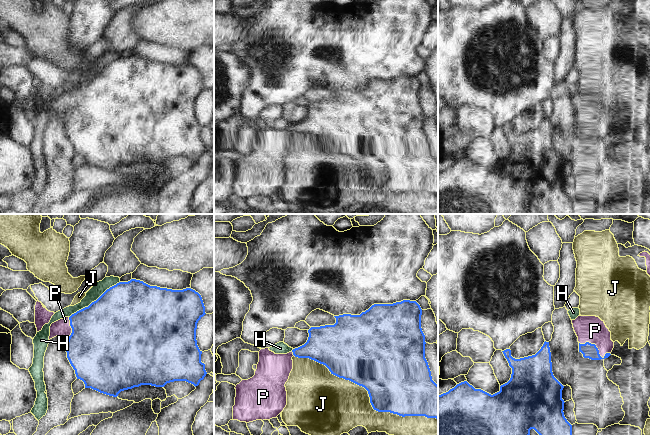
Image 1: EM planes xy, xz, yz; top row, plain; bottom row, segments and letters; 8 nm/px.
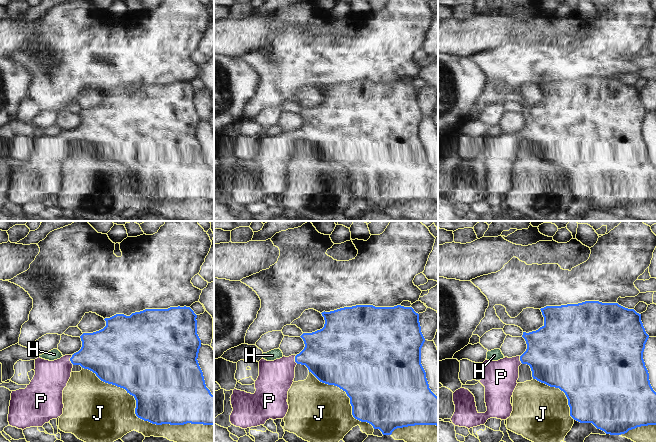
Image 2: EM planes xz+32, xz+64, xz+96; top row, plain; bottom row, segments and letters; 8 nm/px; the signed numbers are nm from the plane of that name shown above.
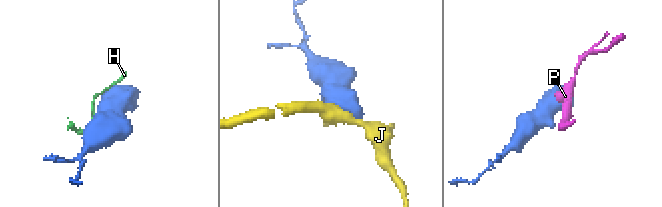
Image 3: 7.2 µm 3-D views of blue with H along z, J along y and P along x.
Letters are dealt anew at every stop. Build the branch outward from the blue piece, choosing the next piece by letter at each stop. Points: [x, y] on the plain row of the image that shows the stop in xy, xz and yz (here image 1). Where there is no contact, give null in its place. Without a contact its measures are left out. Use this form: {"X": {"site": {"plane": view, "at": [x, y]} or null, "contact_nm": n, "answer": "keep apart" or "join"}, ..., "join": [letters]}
{"H": {"site": {"plane": "xy", "at": [94, 77]}, "contact_nm": 500, "answer": "keep apart"}, "J": {"site": {"plane": "xz", "at": [369, 171]}, "contact_nm": 1250, "answer": "keep apart"}, "P": {"site": {"plane": "yz", "at": [596, 123]}, "contact_nm": 260, "answer": "join"}, "join": ["P"]}

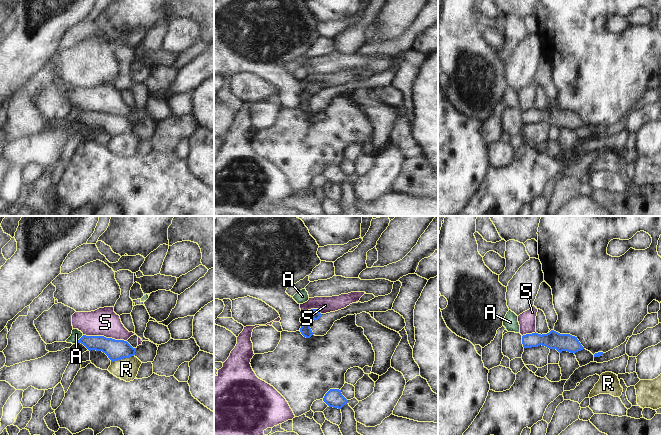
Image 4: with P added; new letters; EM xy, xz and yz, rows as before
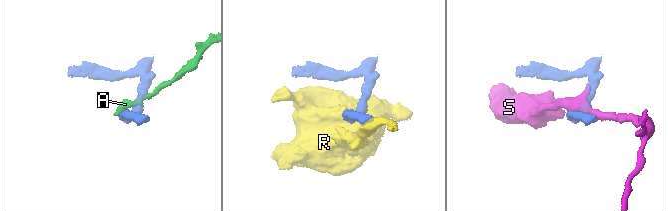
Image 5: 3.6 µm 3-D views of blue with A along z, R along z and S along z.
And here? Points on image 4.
{"A": {"site": {"plane": "xy", "at": [80, 114]}, "contact_nm": 80, "answer": "keep apart"}, "R": {"site": {"plane": "xy", "at": [122, 134]}, "contact_nm": 190, "answer": "keep apart"}, "S": {"site": {"plane": "xy", "at": [105, 113]}, "contact_nm": 360, "answer": "keep apart"}, "join": []}

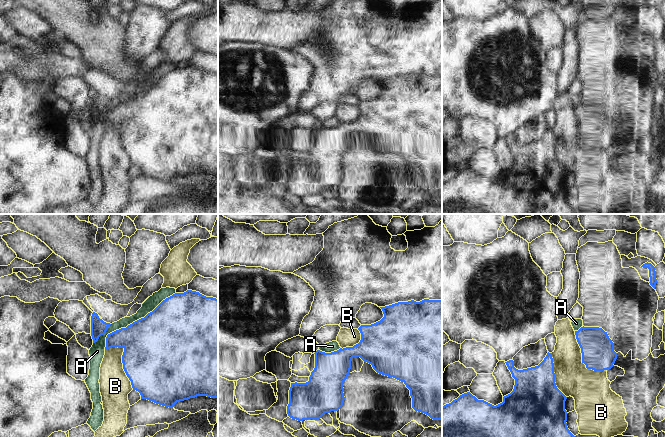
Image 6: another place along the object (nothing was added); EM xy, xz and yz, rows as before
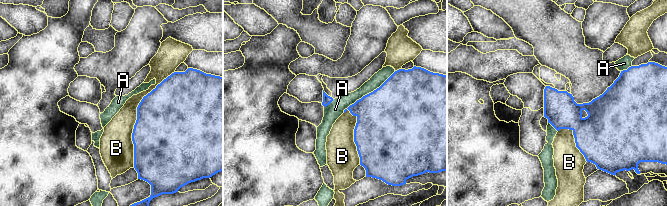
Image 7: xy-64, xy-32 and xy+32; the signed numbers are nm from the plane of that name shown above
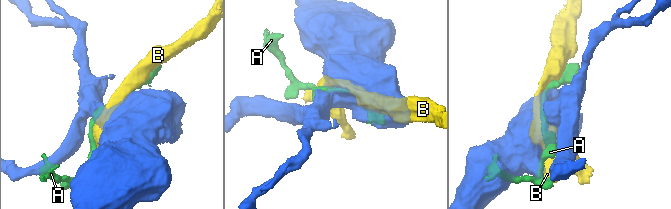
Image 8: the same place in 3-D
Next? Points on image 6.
{"A": {"site": {"plane": "xy", "at": [133, 98]}, "contact_nm": 750, "answer": "keep apart"}, "B": {"site": {"plane": "xy", "at": [122, 137]}, "contact_nm": 400, "answer": "keep apart"}, "join": []}

